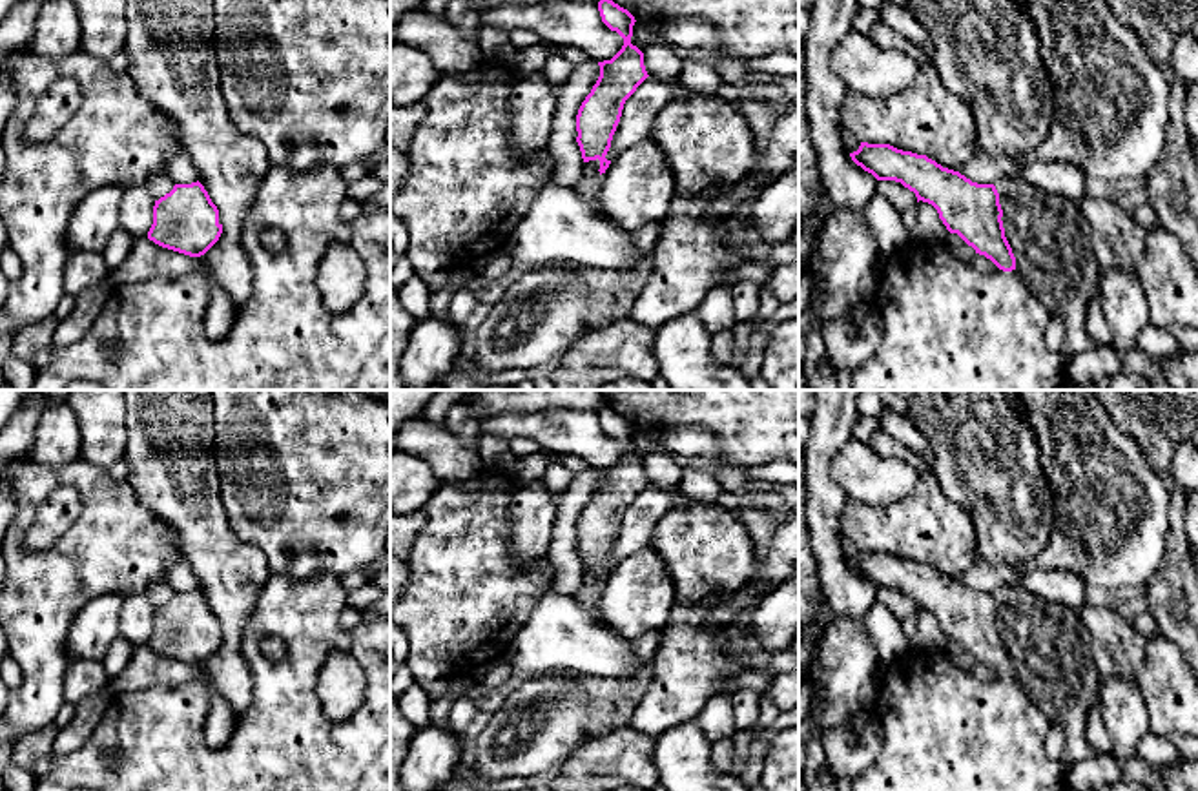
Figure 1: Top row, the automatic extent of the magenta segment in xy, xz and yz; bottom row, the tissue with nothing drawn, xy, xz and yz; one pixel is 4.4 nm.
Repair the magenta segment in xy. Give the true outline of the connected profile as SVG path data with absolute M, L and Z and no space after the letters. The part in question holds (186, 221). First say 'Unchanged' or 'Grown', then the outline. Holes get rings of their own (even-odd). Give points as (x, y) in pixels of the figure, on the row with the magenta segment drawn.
Unchanged. M199 180L175 184L170 193L155 200L153 224L148 231L148 239L155 244L201 257L221 233L219 210Z

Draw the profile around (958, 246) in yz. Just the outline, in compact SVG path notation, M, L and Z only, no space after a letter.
M950 233L946 235L945 244L950 248L950 252L965 264L972 266L976 250L972 246L968 246L957 233Z

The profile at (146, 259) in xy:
M126 0L126 16L128 75L139 95L173 126L219 210L222 233L199 259L139 237L126 261L109 270L106 286L210 272L239 310L252 297L243 228L272 166L263 142L233 124L221 98L215 0Z

